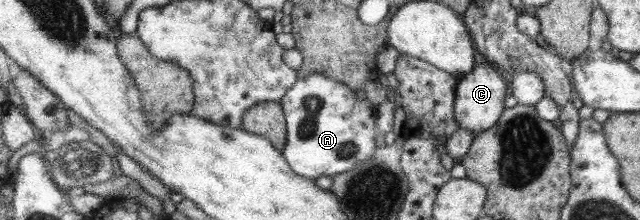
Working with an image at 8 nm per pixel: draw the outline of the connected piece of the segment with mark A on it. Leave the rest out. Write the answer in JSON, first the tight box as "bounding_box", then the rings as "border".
{"bounding_box":[280,73,374,179],"border":[[[313,73],[298,78],[280,100],[286,122],[286,143],[280,149],[291,171],[305,179],[334,176],[368,158],[374,150],[373,109],[355,99],[351,88],[329,76]]]}

